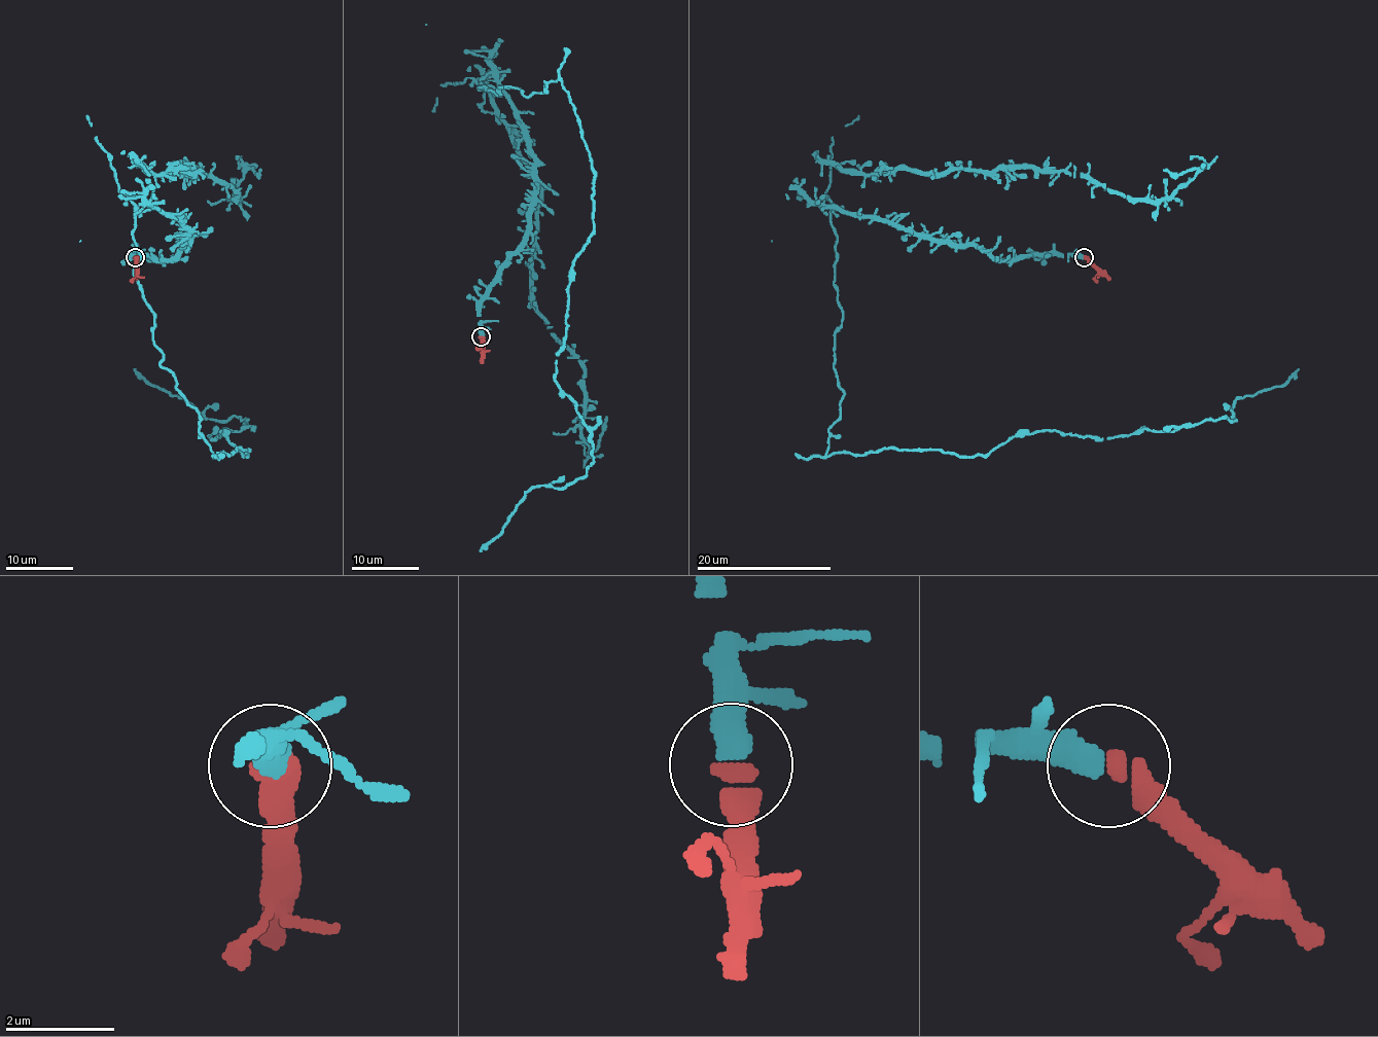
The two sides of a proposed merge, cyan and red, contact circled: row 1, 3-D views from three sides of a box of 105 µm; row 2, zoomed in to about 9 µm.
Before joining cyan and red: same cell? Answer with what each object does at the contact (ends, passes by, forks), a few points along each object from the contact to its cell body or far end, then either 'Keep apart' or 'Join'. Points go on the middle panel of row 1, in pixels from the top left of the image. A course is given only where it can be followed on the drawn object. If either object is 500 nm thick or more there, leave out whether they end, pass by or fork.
Course of cyan: (481, 336), (535, 157), (479, 87), (560, 79), (594, 229), (555, 382), (592, 463), (479, 550). Course of red: (481, 336), (483, 363). Join

